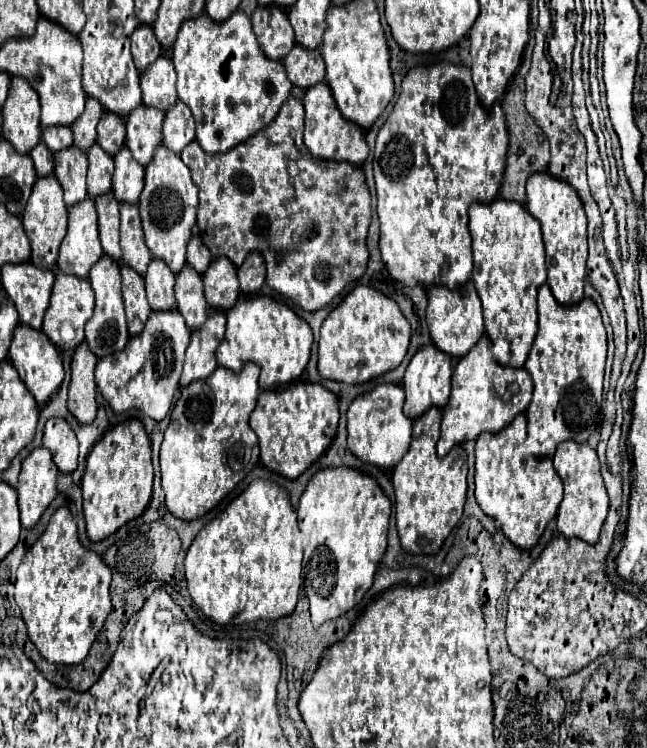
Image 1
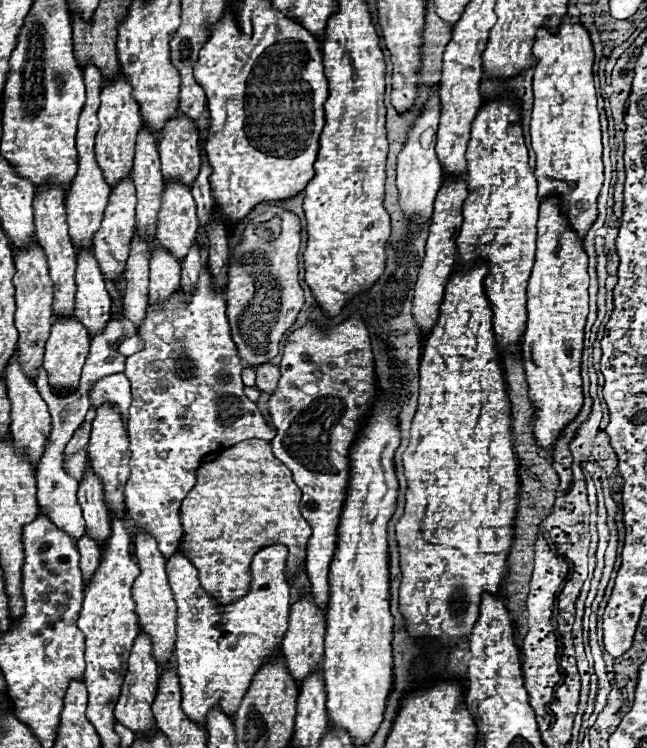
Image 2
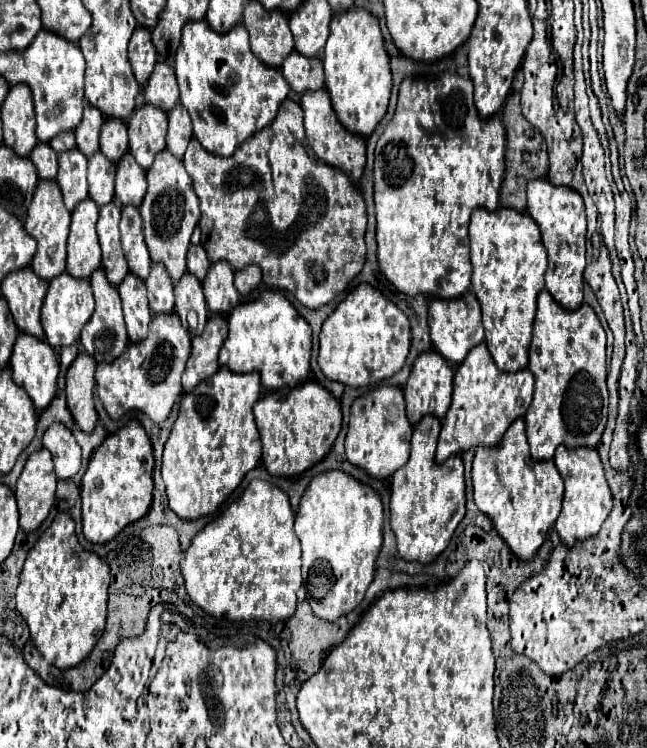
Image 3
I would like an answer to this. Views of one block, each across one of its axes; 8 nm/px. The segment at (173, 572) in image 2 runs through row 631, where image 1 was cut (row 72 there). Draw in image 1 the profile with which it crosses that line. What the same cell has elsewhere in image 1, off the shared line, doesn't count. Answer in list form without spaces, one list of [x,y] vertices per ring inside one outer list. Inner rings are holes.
[[[236,10],[222,22],[212,20],[208,14],[200,14],[196,18],[184,20],[178,38],[172,46],[172,52],[174,52],[172,62],[178,74],[178,82],[176,82],[178,98],[186,102],[186,106],[190,106],[196,120],[196,140],[208,154],[226,152],[232,146],[256,134],[258,130],[262,130],[266,124],[270,124],[276,118],[280,106],[290,96],[292,82],[286,76],[284,64],[280,60],[268,58],[260,50],[252,32],[250,16],[244,14],[244,10]]]

